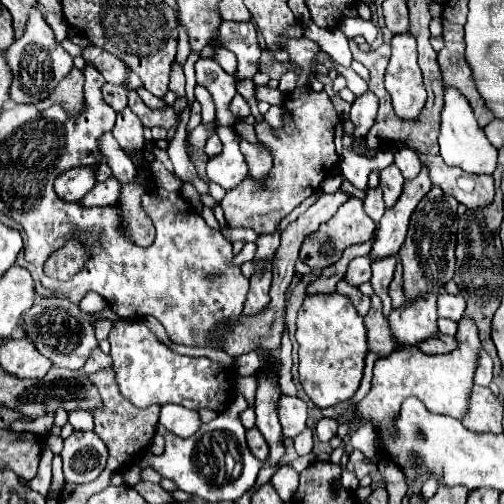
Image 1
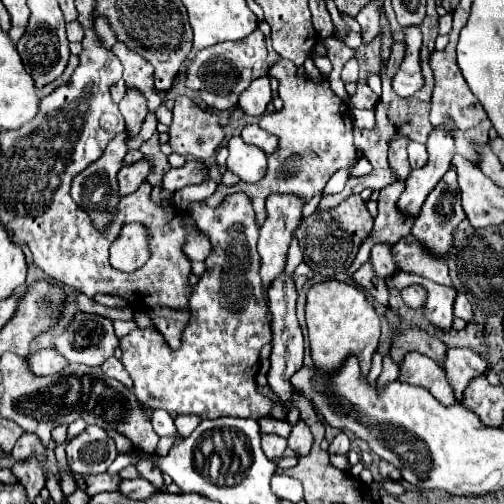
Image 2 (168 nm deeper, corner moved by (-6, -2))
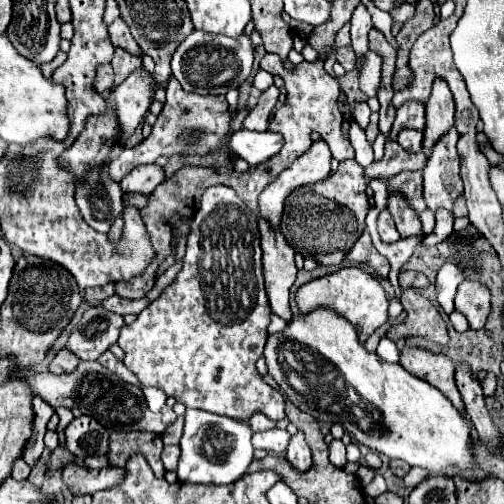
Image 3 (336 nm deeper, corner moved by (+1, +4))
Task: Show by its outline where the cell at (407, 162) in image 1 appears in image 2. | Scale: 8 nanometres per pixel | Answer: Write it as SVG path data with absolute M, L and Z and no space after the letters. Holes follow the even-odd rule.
M410 141L410 145L408 145L408 155L410 155L410 165L412 165L412 169L424 167L424 163L428 161L428 153L426 153L426 145L424 145L424 143Z

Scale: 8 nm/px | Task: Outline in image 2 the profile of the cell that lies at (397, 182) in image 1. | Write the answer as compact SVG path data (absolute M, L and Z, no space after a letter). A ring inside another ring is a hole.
M402 137L390 143L390 151L388 151L388 161L392 171L398 173L400 179L406 179L410 173L410 165L408 165L408 155L406 155L406 147L408 147L410 139Z

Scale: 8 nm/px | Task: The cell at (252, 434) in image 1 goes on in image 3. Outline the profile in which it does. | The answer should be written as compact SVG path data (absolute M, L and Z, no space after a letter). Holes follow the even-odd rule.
M279 427L253 435L253 447L255 449L283 453L287 449L287 443L289 443L289 433L285 429L279 429Z

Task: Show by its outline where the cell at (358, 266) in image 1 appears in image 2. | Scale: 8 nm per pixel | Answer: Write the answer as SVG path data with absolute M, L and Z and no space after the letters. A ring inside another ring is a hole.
M388 243L374 245L370 259L372 259L378 275L390 277L390 275L398 273L398 267L396 267L396 261L394 261L394 255L392 255L392 245L388 245Z

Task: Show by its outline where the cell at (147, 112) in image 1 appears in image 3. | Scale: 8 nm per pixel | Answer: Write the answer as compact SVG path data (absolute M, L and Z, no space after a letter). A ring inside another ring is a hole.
M115 19L113 25L109 27L109 41L117 49L127 49L127 53L133 53L135 57L141 57L143 51L135 43L135 39L129 33L129 27L123 23L123 19Z

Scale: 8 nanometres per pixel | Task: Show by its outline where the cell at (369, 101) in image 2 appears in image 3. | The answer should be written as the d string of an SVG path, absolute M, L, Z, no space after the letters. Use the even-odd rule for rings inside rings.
M365 101L353 103L353 117L363 129L367 129L367 125L369 125L369 115L371 115L371 109L369 109L369 105Z

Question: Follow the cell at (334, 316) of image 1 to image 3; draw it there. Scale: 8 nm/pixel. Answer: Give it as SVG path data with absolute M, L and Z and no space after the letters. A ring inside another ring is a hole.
M345 267L345 269L339 269L335 273L329 273L325 277L319 277L319 279L313 279L313 281L301 285L295 301L303 315L311 313L319 307L323 307L323 309L329 307L335 313L343 315L349 323L355 325L361 343L365 343L373 335L373 331L377 331L387 321L387 307L389 307L387 295L385 295L379 279L365 273L359 267Z

